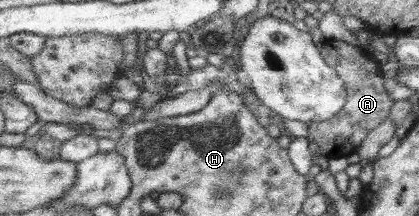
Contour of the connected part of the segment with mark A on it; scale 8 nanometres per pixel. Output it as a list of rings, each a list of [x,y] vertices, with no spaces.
[[[325,38],[320,47],[320,56],[337,77],[344,83],[346,101],[342,109],[326,121],[306,123],[307,140],[316,142],[325,157],[348,156],[353,153],[365,135],[388,117],[394,99],[383,89],[383,78],[387,74],[384,66],[378,65],[370,53],[348,43]]]

